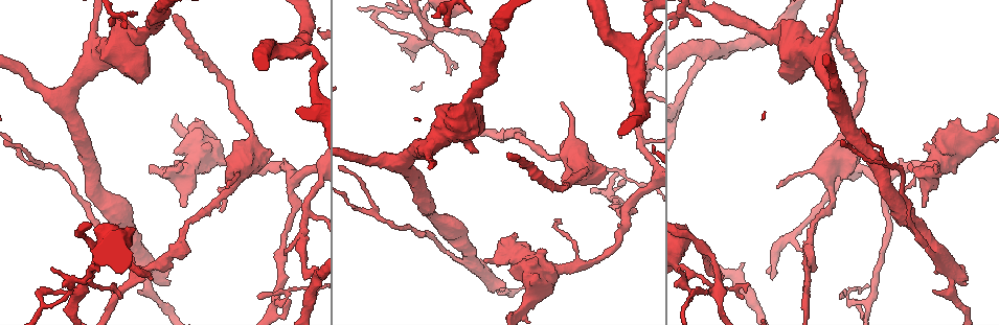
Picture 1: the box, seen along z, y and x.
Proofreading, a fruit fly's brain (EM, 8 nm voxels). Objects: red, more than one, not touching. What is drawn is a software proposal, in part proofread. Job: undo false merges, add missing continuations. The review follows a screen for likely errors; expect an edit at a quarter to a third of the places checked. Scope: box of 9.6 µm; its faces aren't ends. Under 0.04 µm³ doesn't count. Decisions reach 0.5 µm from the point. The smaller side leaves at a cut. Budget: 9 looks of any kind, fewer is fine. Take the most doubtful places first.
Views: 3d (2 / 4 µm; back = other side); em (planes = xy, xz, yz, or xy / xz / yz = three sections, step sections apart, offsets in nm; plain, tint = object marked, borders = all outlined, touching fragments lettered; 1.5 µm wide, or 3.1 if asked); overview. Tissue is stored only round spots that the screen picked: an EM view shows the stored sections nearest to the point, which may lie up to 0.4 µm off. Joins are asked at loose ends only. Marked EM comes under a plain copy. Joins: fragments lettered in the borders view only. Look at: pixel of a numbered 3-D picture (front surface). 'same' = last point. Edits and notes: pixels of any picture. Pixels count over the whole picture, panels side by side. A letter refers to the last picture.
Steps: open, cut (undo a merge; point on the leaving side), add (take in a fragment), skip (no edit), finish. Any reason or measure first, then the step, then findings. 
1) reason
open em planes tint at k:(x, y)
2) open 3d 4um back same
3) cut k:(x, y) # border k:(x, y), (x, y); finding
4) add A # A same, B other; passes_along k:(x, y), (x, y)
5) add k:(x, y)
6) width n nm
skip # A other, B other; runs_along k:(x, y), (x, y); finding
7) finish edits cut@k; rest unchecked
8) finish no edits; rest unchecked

branch stops here
open em planes borders at 1:(149, 278)

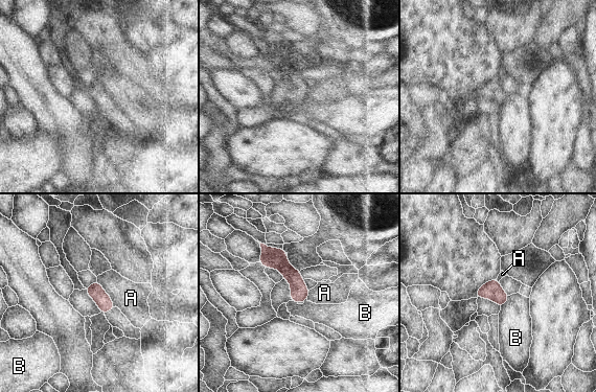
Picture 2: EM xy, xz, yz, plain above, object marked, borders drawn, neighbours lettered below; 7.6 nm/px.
skip # A other, B other; runs_along 2:(264, 247), (294, 277), (303, 298); none of them fits

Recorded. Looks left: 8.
an open end
open em planes borders at 1:(509, 156)

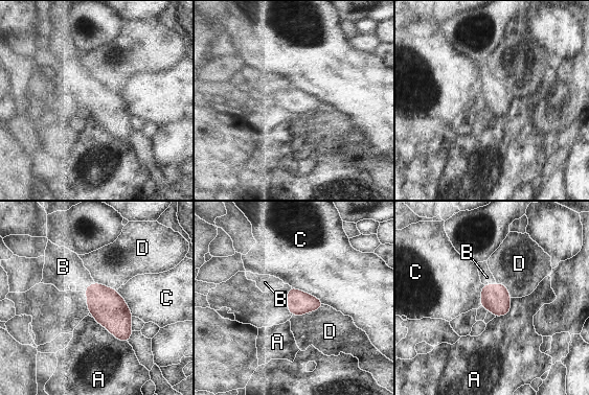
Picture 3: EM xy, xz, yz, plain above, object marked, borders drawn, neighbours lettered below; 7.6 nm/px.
width 190 nm
add B # A other, B same, C other, D other; it goes on there

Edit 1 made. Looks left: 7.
thick turns thin
open em planes tint at 1:(466, 263)

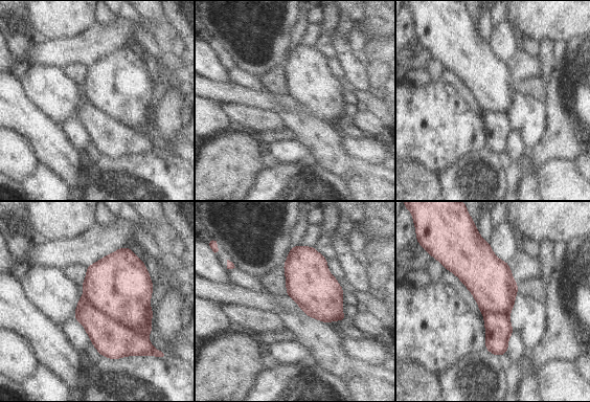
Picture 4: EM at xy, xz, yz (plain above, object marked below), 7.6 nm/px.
open em planes borders same

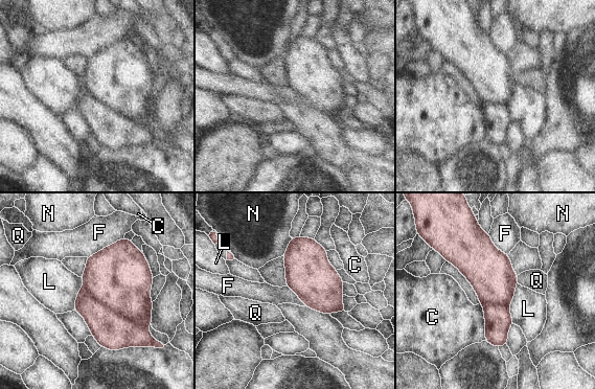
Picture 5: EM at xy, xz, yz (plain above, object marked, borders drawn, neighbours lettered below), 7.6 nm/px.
cut 5:(112, 330) # C other, F other, L other, N other, Q other; border 5:(84, 288), (103, 304), (144, 327); a second neuron is stuck on

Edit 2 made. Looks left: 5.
open overview

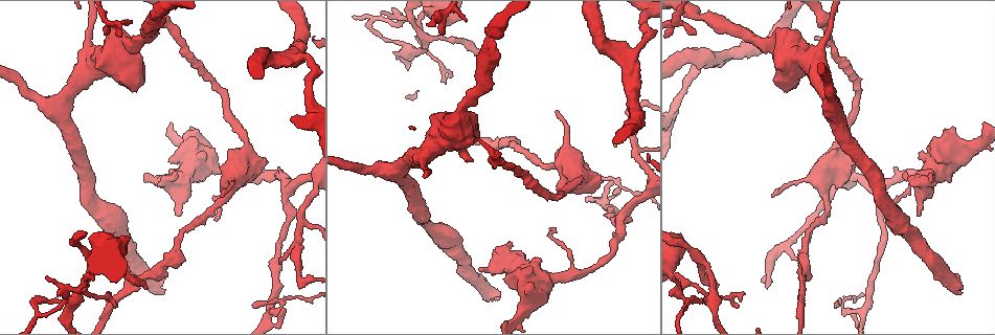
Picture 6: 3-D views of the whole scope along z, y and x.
narrows sharply
open em yz step 8 tint at 6:(702, 17)

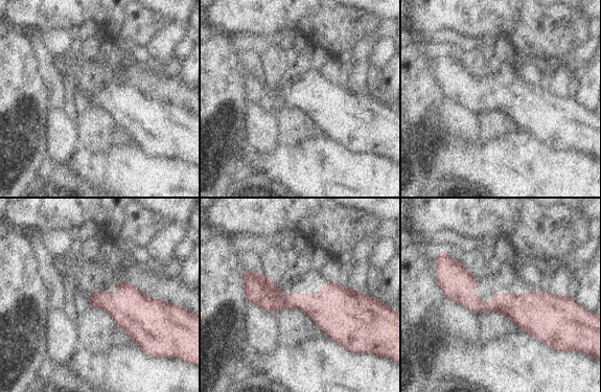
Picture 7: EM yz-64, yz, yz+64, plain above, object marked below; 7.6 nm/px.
open em planes borders same

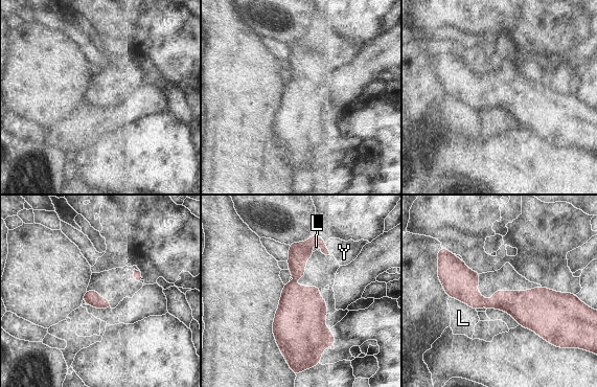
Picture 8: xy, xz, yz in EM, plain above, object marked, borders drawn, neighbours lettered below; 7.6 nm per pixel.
skip # L other, Y other; runs_along 8:(443, 276), (485, 303), (565, 303); continuous, no second neuron

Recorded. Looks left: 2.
finish edits add@3, cut@5; rest unchecked

